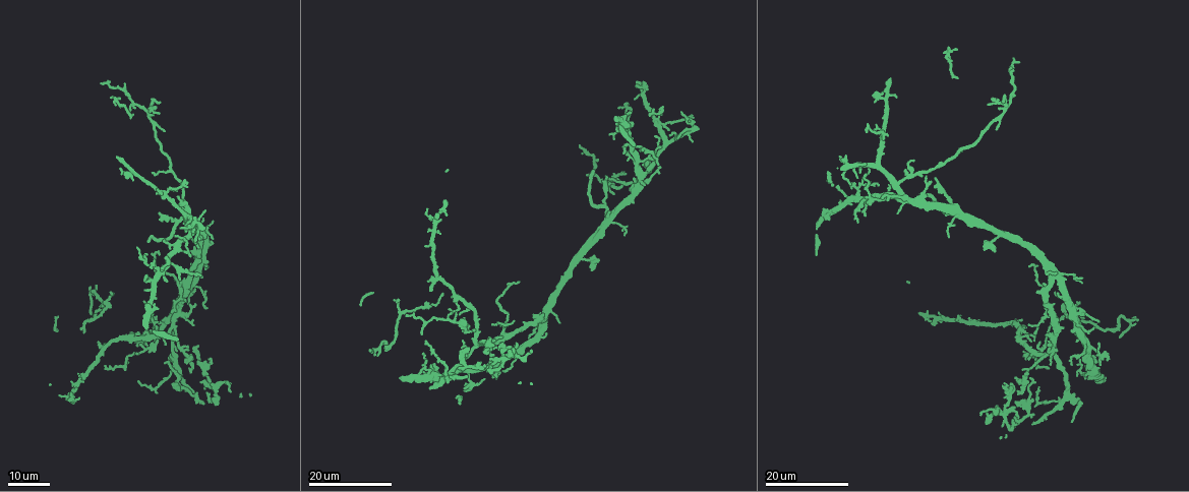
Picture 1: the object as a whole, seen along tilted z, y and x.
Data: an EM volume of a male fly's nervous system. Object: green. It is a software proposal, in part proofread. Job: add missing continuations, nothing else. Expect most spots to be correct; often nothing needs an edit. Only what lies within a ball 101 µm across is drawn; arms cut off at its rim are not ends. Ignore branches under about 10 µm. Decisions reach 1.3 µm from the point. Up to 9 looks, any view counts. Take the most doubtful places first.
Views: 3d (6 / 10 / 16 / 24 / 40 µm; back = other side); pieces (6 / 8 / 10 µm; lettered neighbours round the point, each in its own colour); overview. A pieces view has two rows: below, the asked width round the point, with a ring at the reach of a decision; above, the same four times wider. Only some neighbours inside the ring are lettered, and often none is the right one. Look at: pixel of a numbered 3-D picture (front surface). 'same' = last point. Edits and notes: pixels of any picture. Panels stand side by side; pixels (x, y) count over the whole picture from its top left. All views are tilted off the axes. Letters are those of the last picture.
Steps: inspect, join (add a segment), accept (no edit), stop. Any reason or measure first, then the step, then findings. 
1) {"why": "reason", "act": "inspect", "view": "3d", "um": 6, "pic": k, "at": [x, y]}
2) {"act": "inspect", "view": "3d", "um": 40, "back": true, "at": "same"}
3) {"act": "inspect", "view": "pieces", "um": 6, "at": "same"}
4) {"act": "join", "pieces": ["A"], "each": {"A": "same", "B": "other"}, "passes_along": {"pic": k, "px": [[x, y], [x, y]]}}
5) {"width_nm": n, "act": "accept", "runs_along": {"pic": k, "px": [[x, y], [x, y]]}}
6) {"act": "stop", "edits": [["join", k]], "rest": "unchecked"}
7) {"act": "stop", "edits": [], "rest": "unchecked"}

{"why": "free end", "act": "inspect", "view": "3d", "um": 24, "pic": 1, "at": [432, 291]}

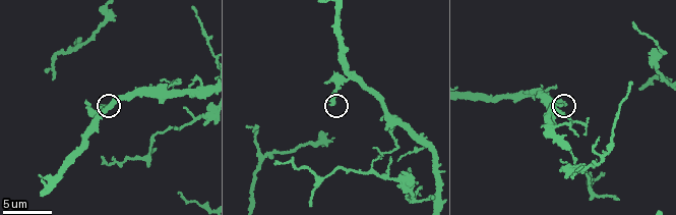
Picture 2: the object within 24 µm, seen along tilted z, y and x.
{"act": "inspect", "view": "pieces", "um": 6, "pic": 2, "at": [333, 103]}

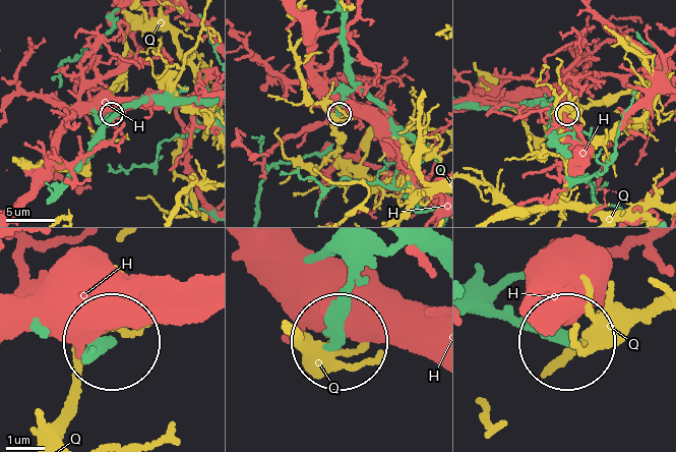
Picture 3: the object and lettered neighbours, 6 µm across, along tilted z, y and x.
{"width_nm": 280, "act": "accept", "each": {"H": "other", "Q": "other"}, "runs_along": {"pic": 3, "px": [[476, 307], [561, 340]]}, "found": "none of them fits"}

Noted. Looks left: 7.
{"why": "end of a long branch", "act": "inspect", "view": "3d", "um": 16, "pic": 1, "at": [595, 171]}

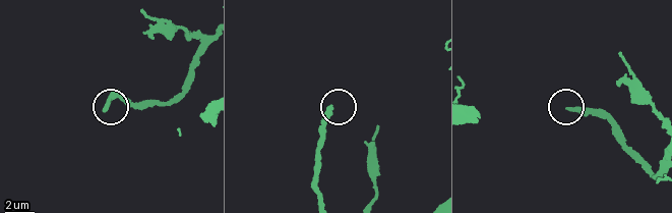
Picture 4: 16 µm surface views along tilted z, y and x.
{"act": "inspect", "view": "pieces", "um": 6, "pic": 4, "at": [102, 111]}

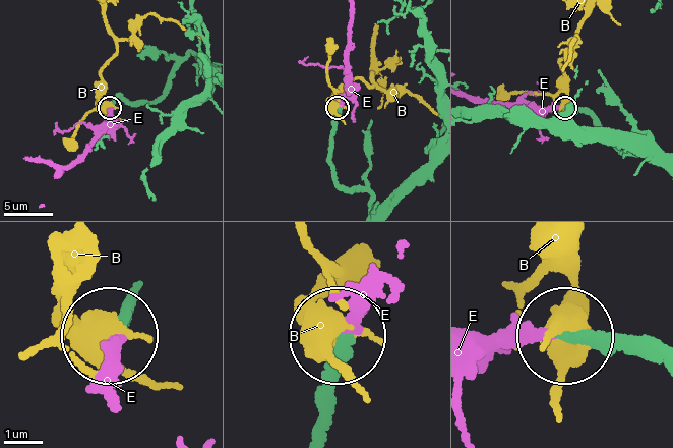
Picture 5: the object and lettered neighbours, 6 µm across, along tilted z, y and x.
{"act": "join", "pieces": ["E"], "each": {"B": "other", "E": "same"}, "passes_along": {"pic": 5, "px": [[119, 96], [92, 145], [65, 169], [42, 160]]}, "found": "it goes on there"}

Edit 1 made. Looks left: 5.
{"why": "branch stops here", "act": "inspect", "view": "3d", "um": 16, "pic": 1, "at": [1094, 327]}

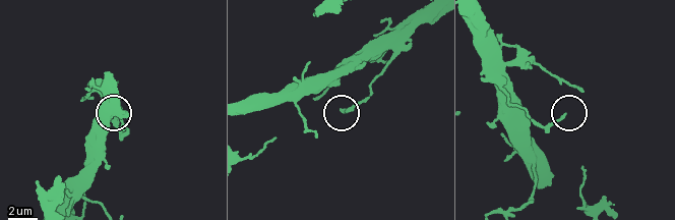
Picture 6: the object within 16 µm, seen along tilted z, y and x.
{"act": "inspect", "view": "pieces", "um": 8, "pic": 6, "at": [342, 109]}

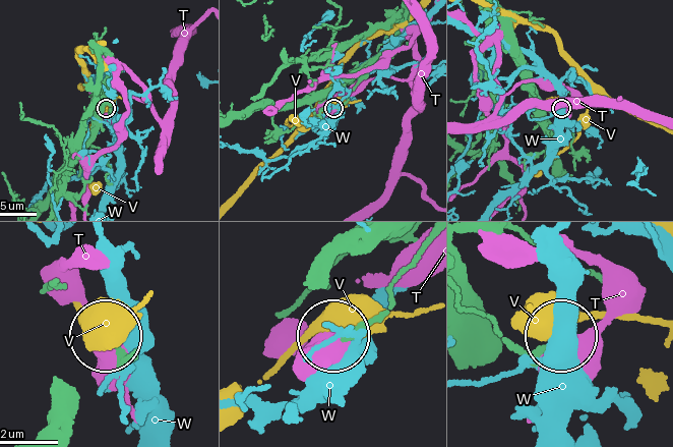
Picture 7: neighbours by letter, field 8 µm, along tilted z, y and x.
{"act": "accept", "each": {"T": "other", "V": "other", "W": "other"}, "found": "no lettered segment goes on from it"}

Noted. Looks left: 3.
{"why": "branch stops here", "act": "inspect", "view": "3d", "um": 16, "pic": 1, "at": [625, 151]}

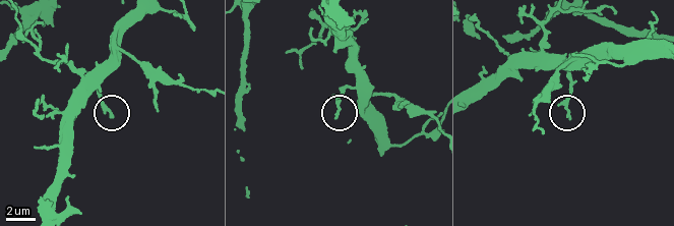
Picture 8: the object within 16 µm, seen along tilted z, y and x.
{"act": "inspect", "view": "pieces", "um": 8, "pic": 8, "at": [111, 116]}

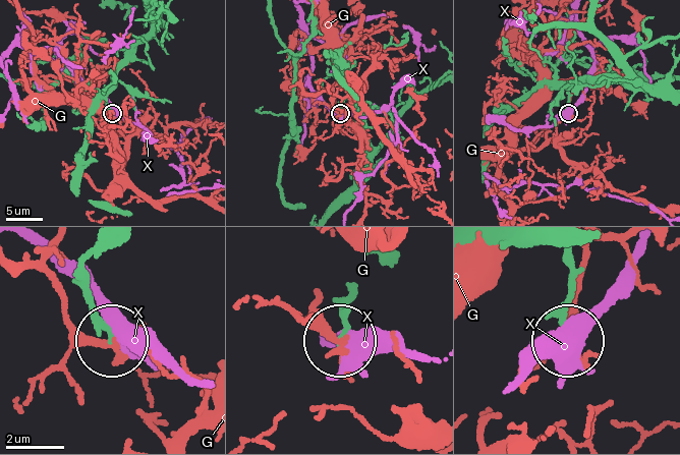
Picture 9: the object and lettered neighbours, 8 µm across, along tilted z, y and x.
{"width_nm": 160, "act": "accept", "each": {"G": "other", "X": "other"}, "runs_along": {"pic": 9, "px": [[97, 248], [83, 270], [83, 295], [110, 336]]}, "found": "no lettered segment goes on from it"}

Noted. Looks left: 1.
{"act": "stop", "edits": [["join", 5]], "rest": "unchecked"}

